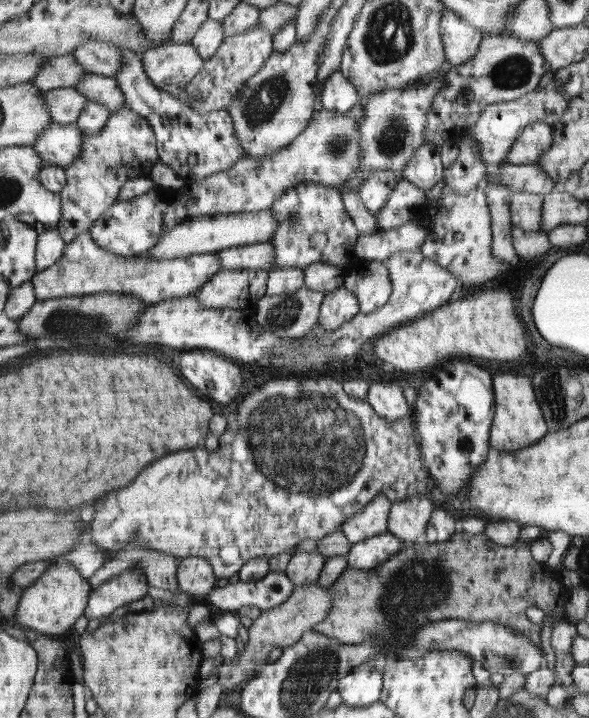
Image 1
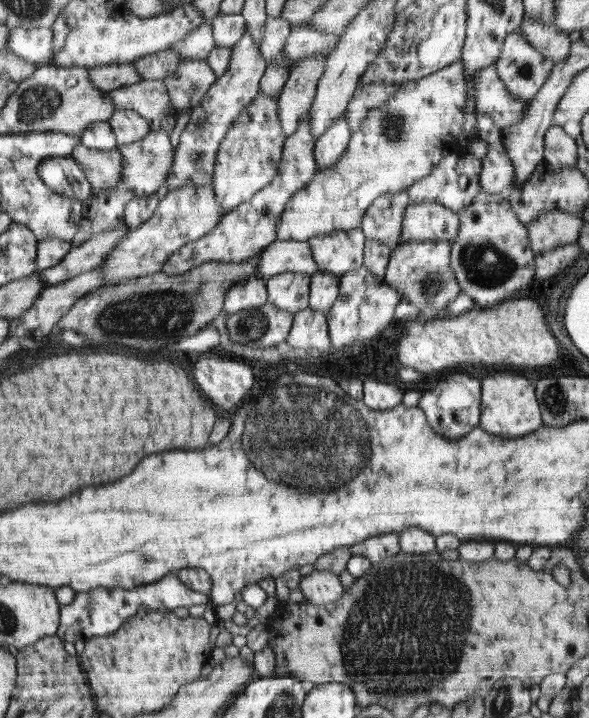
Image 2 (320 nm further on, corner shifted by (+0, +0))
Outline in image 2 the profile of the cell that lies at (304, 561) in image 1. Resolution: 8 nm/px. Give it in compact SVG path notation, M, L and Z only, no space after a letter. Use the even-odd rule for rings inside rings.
M314 569L310 575L301 577L299 588L303 592L306 601L315 605L335 603L345 591L345 588L342 587L339 575L330 571L320 571L316 569Z

